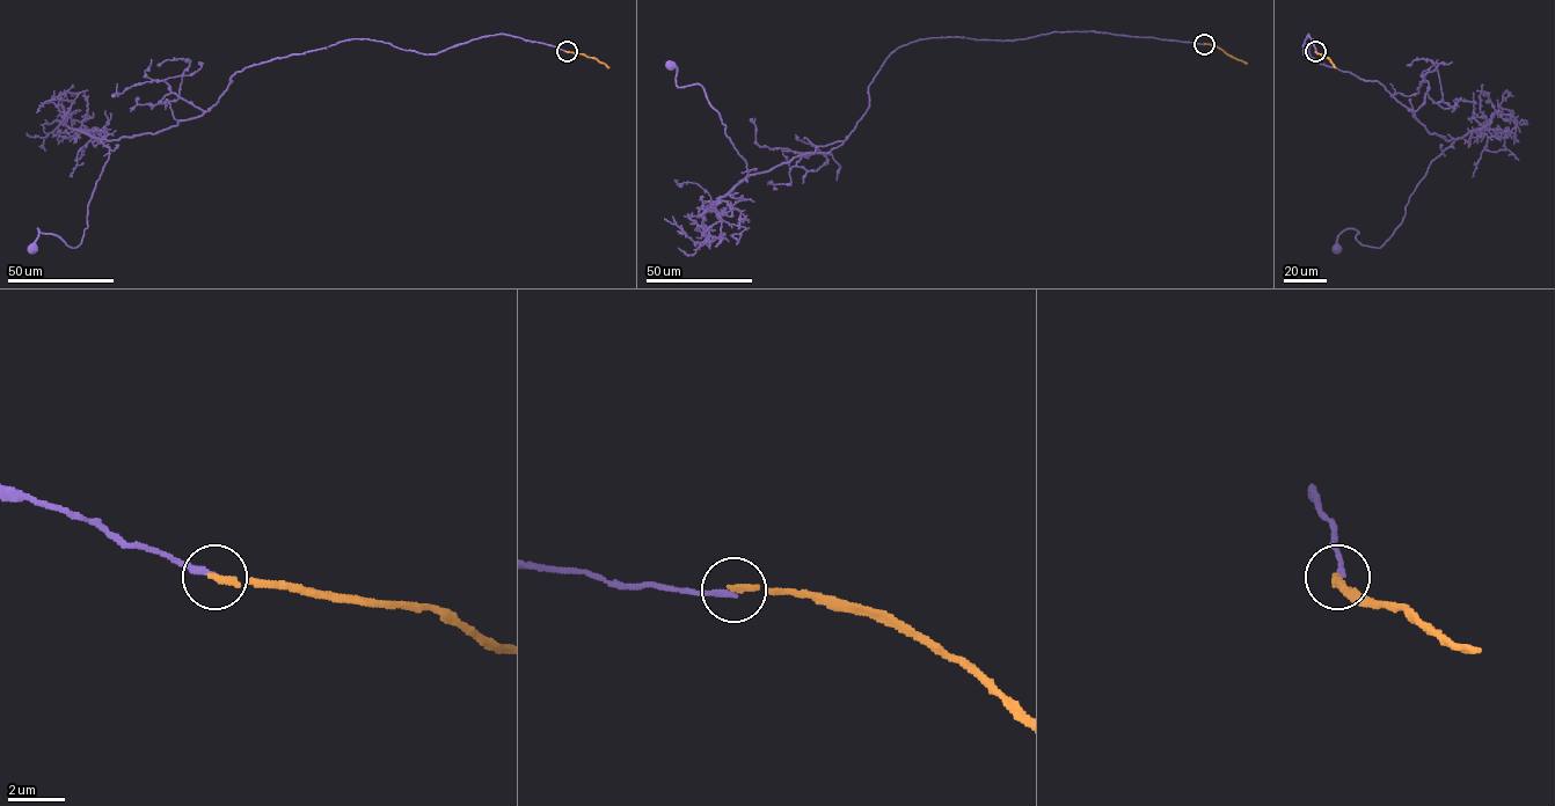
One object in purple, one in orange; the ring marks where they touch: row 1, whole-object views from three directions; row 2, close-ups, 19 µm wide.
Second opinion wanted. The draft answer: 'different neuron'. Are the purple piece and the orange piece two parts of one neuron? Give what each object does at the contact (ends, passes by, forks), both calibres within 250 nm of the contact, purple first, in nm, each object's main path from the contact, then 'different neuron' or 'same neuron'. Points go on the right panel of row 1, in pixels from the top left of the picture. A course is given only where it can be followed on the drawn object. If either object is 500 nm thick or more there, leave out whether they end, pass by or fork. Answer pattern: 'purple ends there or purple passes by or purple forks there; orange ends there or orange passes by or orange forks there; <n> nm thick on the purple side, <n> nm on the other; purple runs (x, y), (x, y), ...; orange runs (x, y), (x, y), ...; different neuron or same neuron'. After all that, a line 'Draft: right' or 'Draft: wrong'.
purple ends there; orange ends there; 200 nm thick on the purple side, 240 nm on the other; purple runs (1315, 51), (1308, 34), (1304, 55), (1312, 38), (1316, 61), (1454, 140), (1385, 242), (1347, 228), (1337, 249); orange runs (1315, 51), (1328, 58), (1335, 67); different neuron
Draft: right

